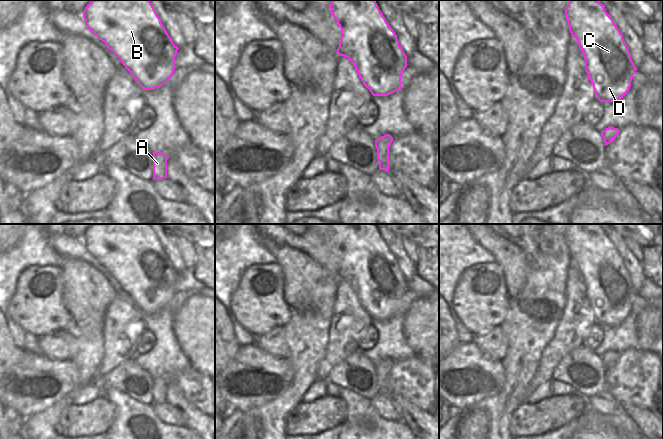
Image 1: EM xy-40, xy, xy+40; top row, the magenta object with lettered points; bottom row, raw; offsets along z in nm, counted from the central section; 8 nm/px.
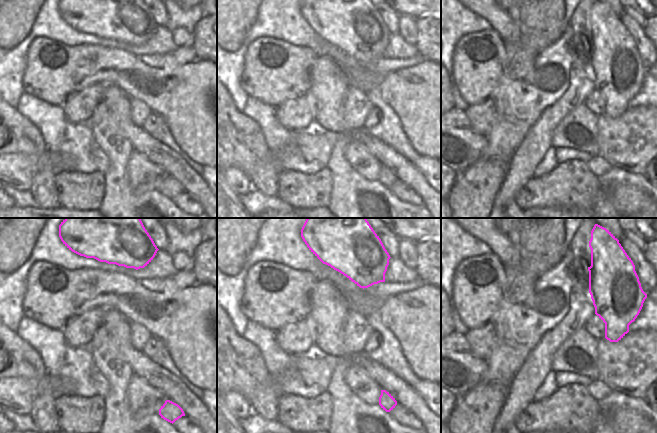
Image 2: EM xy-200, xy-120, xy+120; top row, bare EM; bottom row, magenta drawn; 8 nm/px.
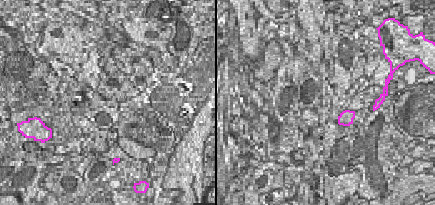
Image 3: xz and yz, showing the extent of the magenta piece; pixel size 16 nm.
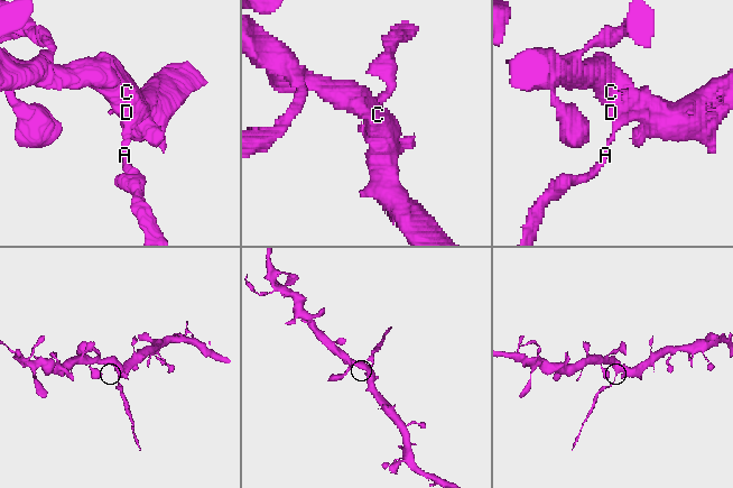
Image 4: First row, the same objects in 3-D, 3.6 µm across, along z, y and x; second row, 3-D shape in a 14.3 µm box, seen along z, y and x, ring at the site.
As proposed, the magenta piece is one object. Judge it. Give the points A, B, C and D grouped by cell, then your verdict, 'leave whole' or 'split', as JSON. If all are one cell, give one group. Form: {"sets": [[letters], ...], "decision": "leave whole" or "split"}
{"sets": [["A"], ["B", "C", "D"]], "decision": "split"}

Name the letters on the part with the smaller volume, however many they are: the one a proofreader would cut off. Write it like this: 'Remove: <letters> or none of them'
Remove: A

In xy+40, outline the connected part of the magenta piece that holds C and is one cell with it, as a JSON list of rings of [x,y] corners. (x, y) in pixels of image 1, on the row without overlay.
[[[570,224],[565,241],[571,260],[577,267],[585,283],[585,295],[593,309],[596,322],[600,326],[618,326],[629,315],[635,291],[623,259],[615,249],[605,230],[597,224]]]

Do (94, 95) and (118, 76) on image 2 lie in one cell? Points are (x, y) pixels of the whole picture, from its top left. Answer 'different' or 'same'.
different

